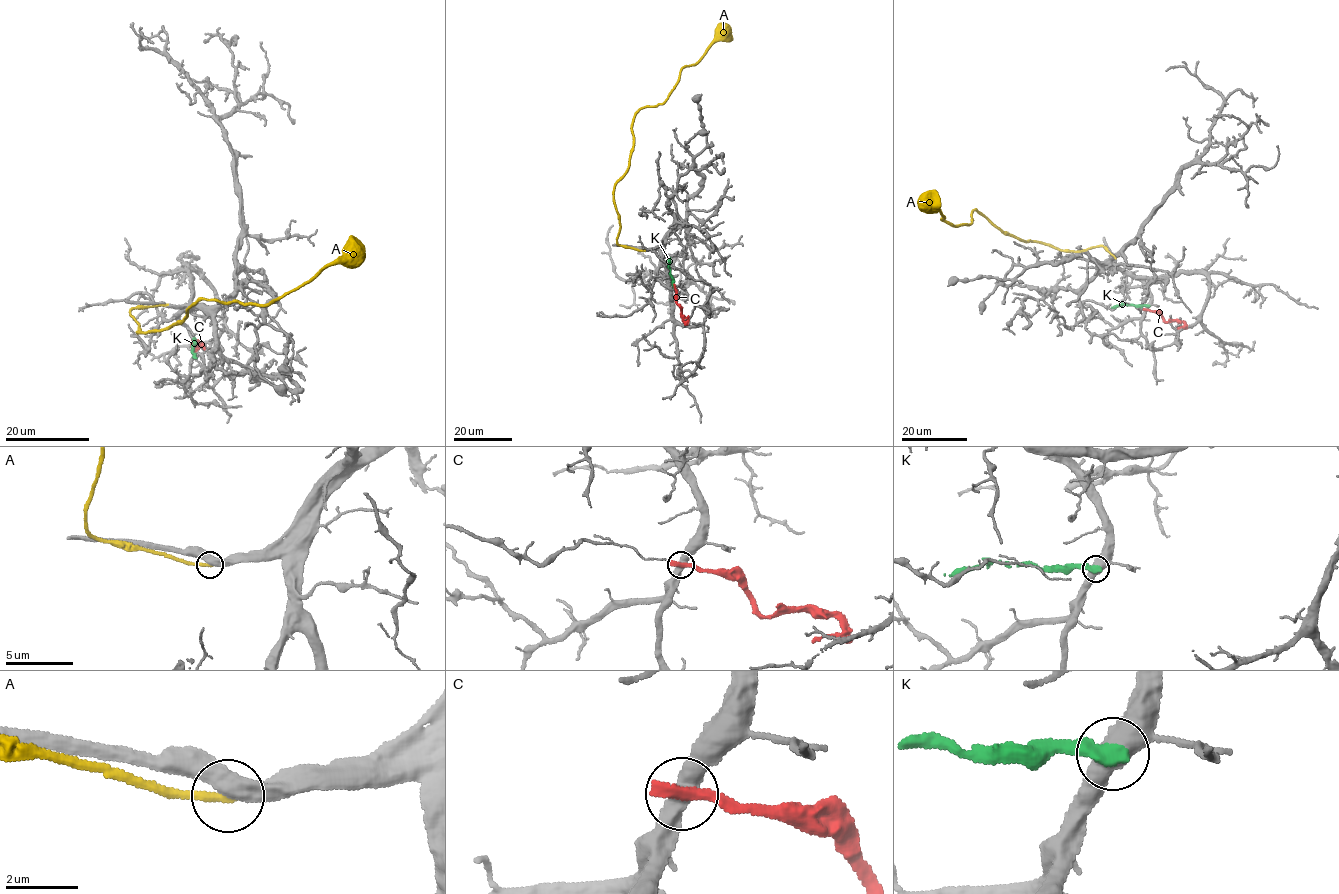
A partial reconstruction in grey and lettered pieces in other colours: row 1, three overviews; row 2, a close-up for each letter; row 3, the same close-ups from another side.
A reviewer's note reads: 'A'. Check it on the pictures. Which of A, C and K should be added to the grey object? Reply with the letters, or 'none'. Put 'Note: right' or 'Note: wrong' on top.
Note: right
A

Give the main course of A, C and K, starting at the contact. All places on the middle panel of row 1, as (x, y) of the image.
A: (643, 251), (616, 237), (615, 185), (629, 164), (632, 120), (666, 99), (682, 68), (729, 26)
C: (674, 286), (681, 317), (686, 321), (688, 316)
K: (674, 287), (669, 268), (670, 258)

